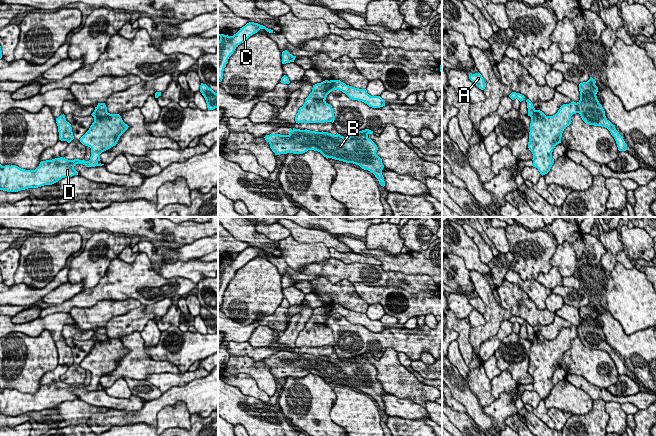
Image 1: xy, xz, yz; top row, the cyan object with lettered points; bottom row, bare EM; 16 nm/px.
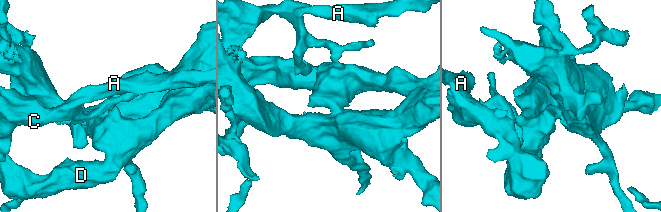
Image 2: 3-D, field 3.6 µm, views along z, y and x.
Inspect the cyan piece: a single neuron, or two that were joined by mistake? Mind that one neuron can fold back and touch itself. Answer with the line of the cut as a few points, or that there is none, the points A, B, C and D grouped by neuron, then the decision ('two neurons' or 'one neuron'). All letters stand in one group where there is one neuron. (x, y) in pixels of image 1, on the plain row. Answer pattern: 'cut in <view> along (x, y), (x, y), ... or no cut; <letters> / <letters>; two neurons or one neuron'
cut in xy along (94, 334), (101, 340), (108, 337); A B C / D; two neurons

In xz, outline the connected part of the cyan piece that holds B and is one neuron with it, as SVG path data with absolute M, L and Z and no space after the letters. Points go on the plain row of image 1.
M291 353L288 359L270 358L264 362L275 379L303 378L308 374L320 376L324 381L353 387L375 399L381 410L385 410L382 383L376 378L377 369L368 362L373 355L365 353L343 361L340 358Z

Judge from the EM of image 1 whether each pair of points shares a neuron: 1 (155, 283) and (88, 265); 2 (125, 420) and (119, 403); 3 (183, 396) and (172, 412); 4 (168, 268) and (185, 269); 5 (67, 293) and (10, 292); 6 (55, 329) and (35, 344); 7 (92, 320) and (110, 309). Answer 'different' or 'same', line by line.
1: different
2: different
3: different
4: same
5: different
6: different
7: same

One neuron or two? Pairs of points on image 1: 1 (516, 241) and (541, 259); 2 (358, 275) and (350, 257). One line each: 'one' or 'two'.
1: one
2: two

